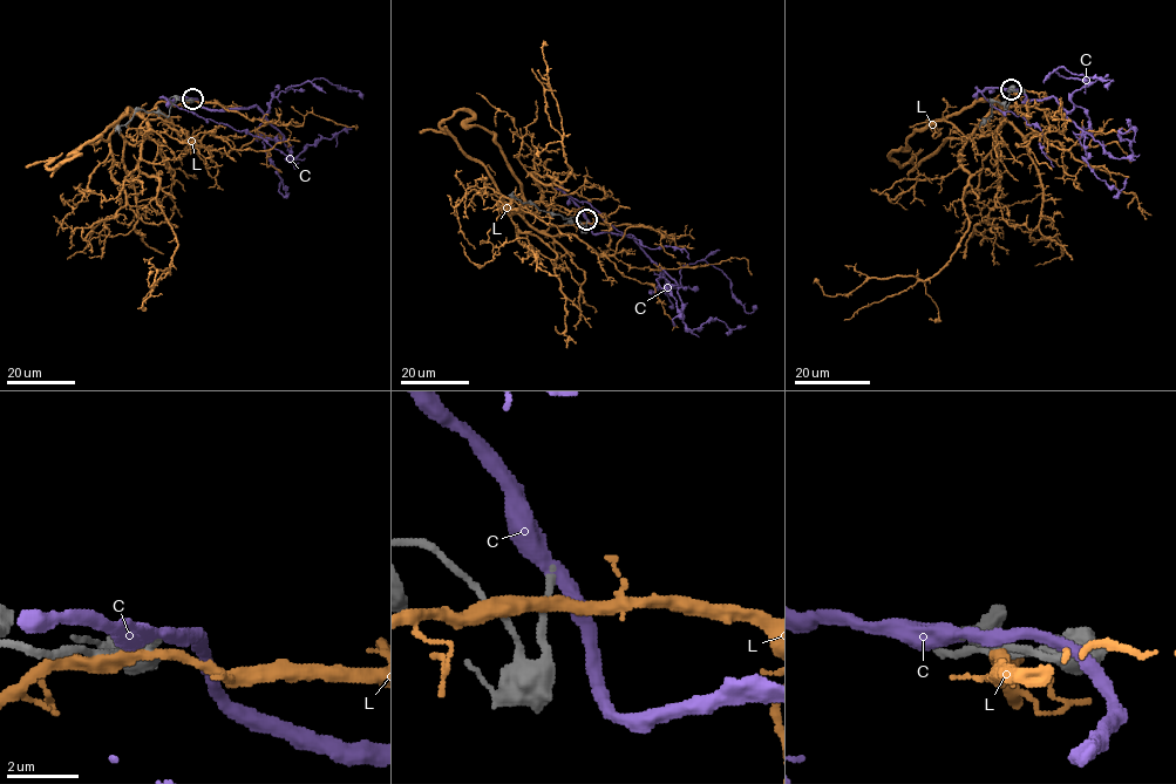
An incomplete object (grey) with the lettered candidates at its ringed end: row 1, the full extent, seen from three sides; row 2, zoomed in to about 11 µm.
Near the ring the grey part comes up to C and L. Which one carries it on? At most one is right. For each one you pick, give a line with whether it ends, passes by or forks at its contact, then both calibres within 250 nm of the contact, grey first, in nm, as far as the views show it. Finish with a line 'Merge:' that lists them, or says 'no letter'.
Merge: no letter

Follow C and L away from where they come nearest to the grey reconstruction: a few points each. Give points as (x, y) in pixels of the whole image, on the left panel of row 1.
C: (194, 99), (210, 109), (255, 106), (265, 118), (281, 91), (324, 79), (359, 91), (362, 99)
L: (192, 101), (126, 113), (145, 121), (138, 169), (158, 181), (176, 237), (150, 287), (151, 270)

